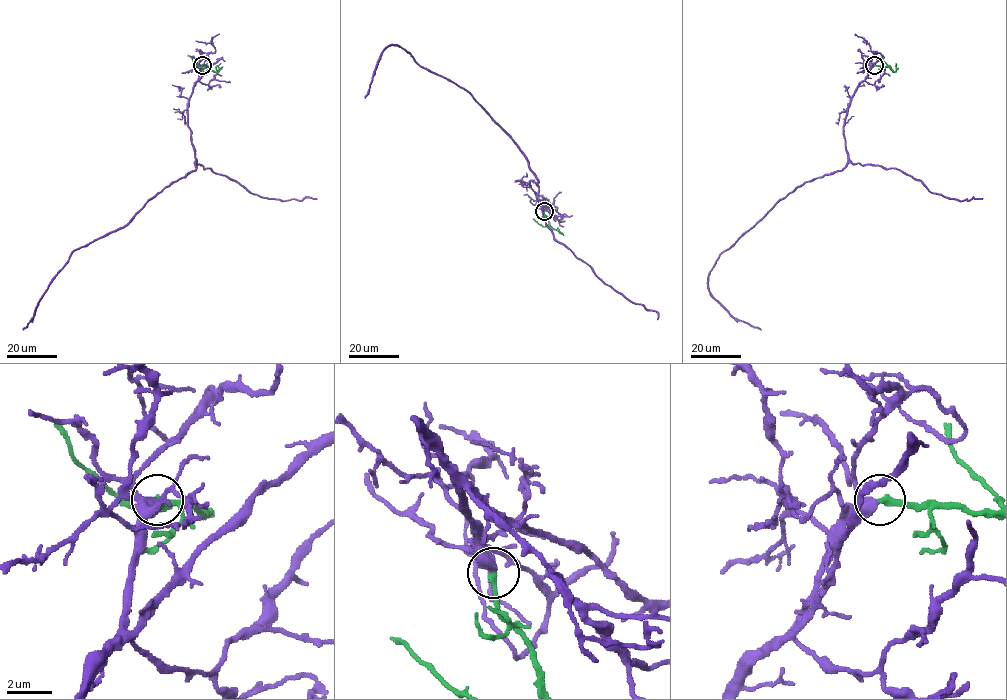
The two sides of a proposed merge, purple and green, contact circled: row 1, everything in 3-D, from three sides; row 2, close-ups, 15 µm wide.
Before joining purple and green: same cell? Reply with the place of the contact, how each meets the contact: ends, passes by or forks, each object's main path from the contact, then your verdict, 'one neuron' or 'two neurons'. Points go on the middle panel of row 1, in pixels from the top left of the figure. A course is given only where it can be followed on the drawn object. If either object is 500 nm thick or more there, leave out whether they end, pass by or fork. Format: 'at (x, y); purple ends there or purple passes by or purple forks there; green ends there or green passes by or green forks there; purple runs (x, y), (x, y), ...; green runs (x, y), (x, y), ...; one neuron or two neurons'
at (544, 211); purple passes by; green ends there; purple runs (543, 211), (530, 185), (537, 185), (535, 174), (517, 144), (467, 91), (400, 46), (383, 52), (365, 98); green runs (543, 211), (549, 226), (542, 226), (532, 218); one neuron

